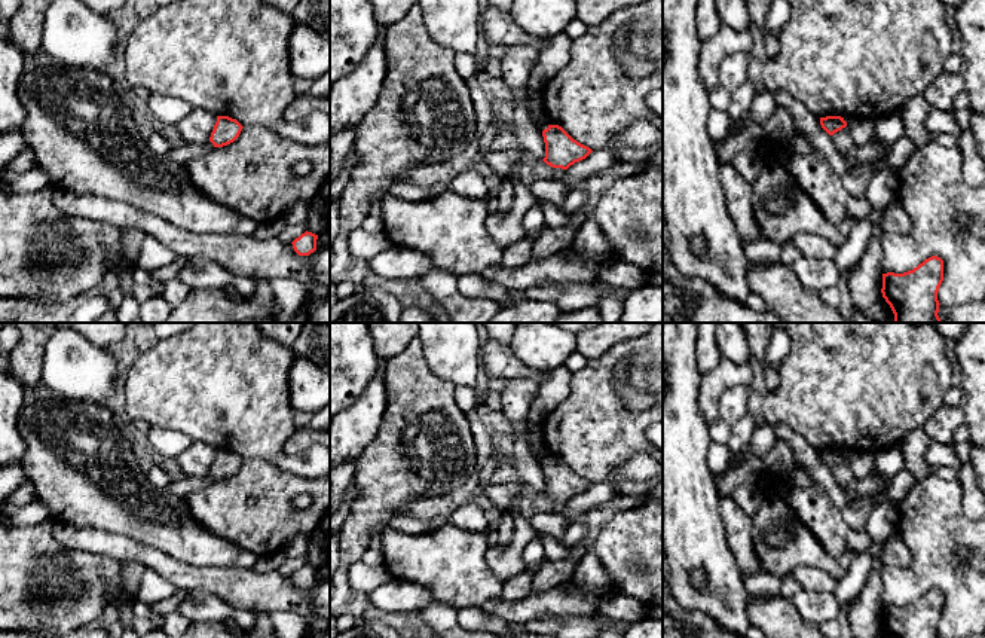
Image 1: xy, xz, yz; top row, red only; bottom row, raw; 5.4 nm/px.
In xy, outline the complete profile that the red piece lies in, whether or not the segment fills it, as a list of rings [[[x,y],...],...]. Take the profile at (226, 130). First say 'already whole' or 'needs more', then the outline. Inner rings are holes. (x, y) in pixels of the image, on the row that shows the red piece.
already whole | [[[217,116],[209,141],[214,144],[214,147],[227,146],[239,137],[242,128],[244,126],[236,119],[229,116]]]

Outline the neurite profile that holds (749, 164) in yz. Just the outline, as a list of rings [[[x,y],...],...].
[[[741,150],[729,164],[749,184],[753,184],[764,170],[765,161],[758,150]]]

